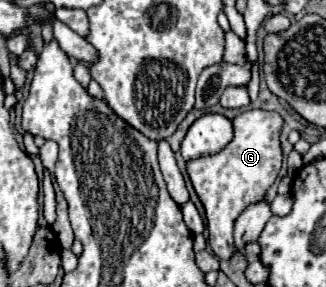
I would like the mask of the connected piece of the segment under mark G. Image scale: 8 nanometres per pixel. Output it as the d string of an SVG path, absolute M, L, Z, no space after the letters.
M262 108L244 110L234 116L232 126L234 138L216 156L200 156L186 162L192 186L206 210L210 232L208 244L220 260L228 260L234 254L232 230L236 216L240 216L248 204L256 204L256 200L266 196L266 190L274 184L282 166L280 130L284 126L284 118L278 112L268 112Z

